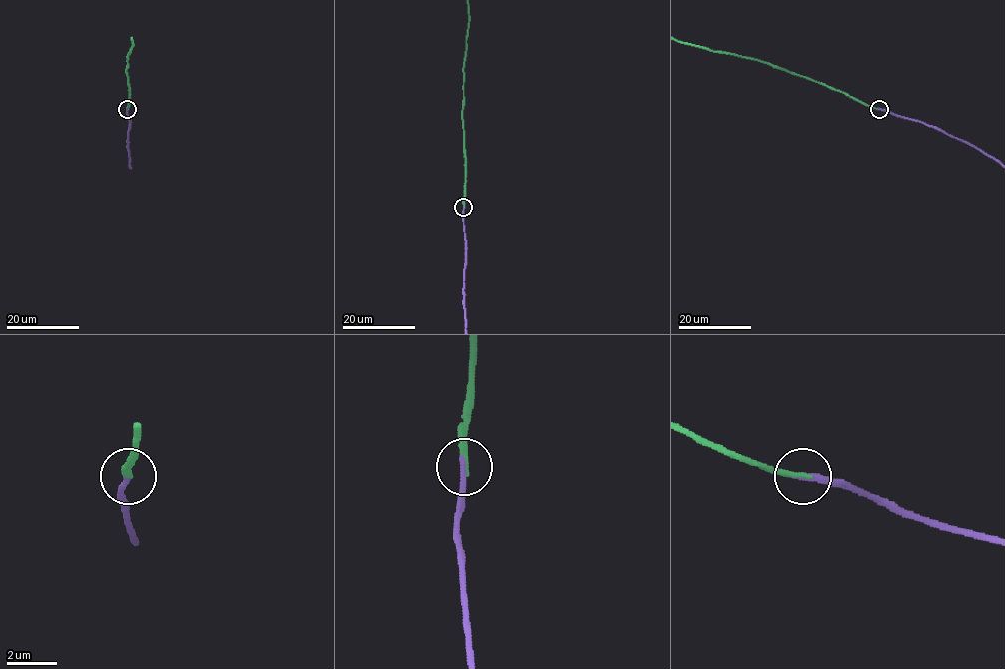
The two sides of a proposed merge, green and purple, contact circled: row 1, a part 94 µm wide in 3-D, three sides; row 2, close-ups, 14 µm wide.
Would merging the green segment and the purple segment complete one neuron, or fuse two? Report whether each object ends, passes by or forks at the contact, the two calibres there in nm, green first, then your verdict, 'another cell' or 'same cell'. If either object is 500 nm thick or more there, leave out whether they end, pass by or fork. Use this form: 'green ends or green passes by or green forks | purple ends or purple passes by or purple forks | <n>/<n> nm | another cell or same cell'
green ends | purple ends | 220/280 nm | same cell

